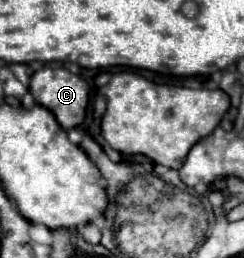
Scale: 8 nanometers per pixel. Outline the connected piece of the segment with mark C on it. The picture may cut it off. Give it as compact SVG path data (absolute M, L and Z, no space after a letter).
M44 67L30 79L30 93L36 103L50 109L68 131L84 121L89 104L88 83L64 67Z

